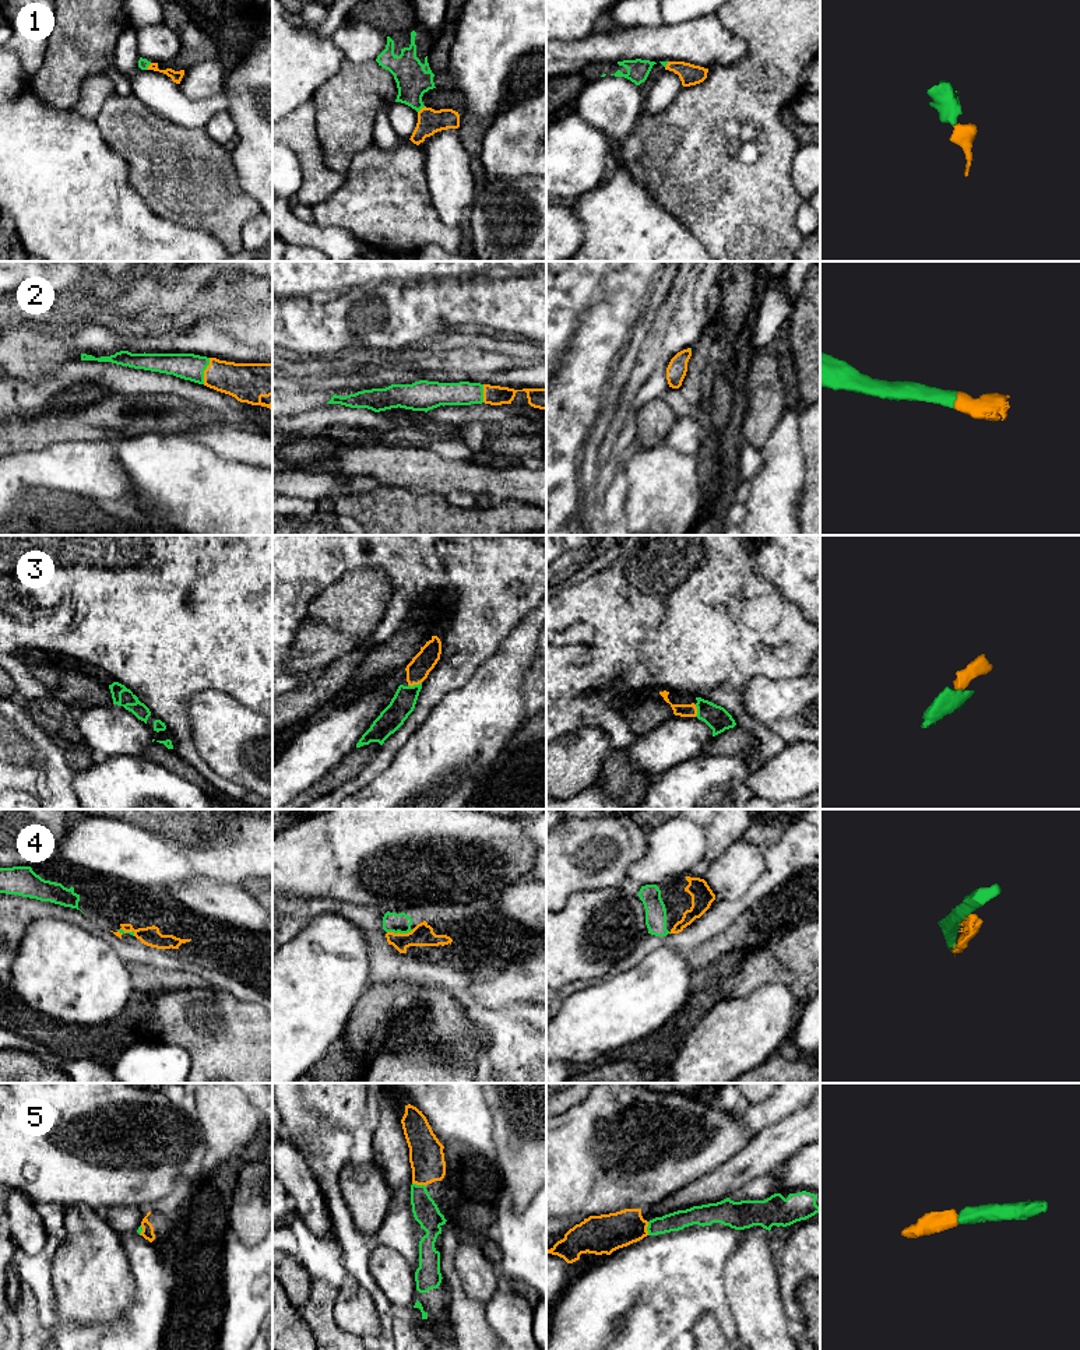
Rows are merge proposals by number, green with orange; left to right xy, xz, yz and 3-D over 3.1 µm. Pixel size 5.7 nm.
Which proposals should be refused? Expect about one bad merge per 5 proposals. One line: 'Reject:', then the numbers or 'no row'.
Reject: no row

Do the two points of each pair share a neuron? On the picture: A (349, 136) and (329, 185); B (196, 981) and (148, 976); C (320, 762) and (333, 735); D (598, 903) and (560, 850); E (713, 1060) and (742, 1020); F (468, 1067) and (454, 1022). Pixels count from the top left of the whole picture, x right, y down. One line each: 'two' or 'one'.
A: two
B: one
C: one
D: two
E: one
F: two

